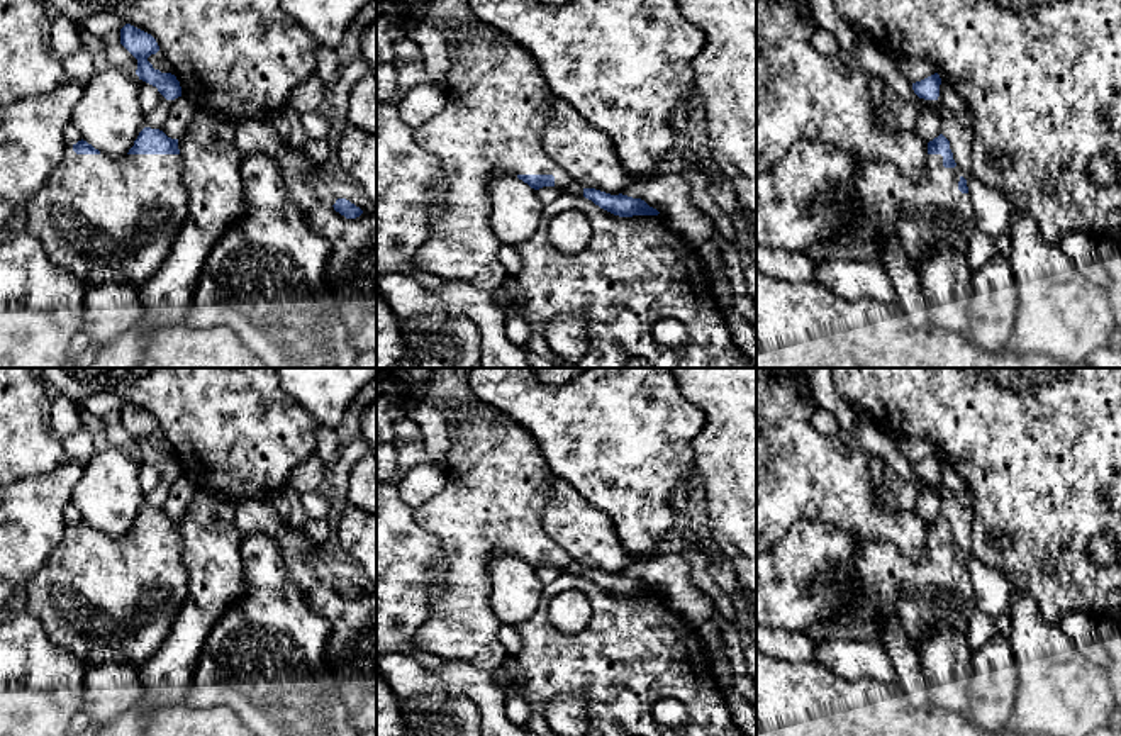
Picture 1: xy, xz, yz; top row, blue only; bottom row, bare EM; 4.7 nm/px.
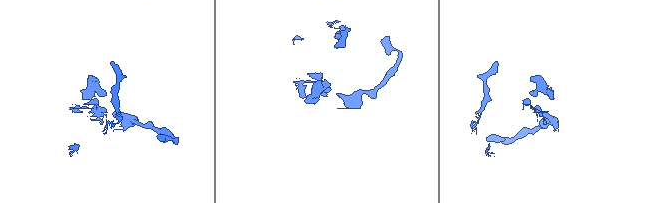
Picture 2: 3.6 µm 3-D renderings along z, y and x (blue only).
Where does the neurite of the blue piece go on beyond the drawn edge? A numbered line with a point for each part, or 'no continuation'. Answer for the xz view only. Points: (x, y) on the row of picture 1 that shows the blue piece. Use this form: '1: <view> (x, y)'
1: xz (497, 102)

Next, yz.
1: yz (926, 214)

